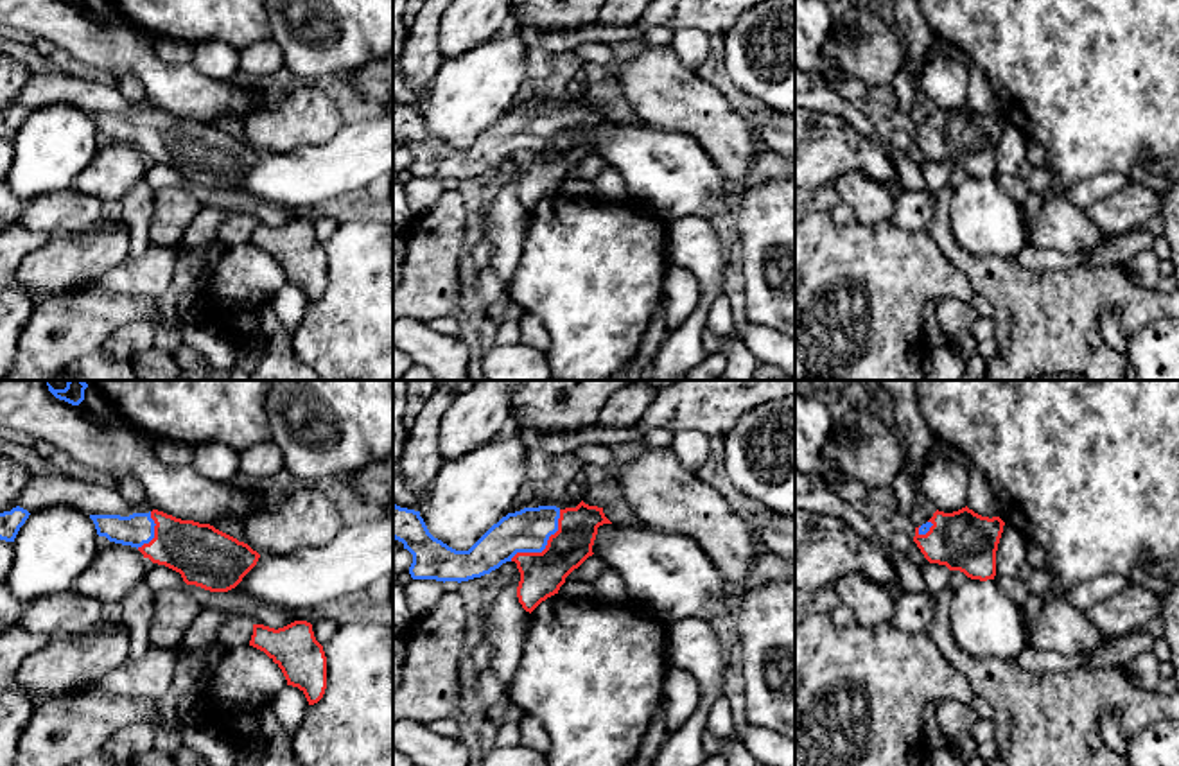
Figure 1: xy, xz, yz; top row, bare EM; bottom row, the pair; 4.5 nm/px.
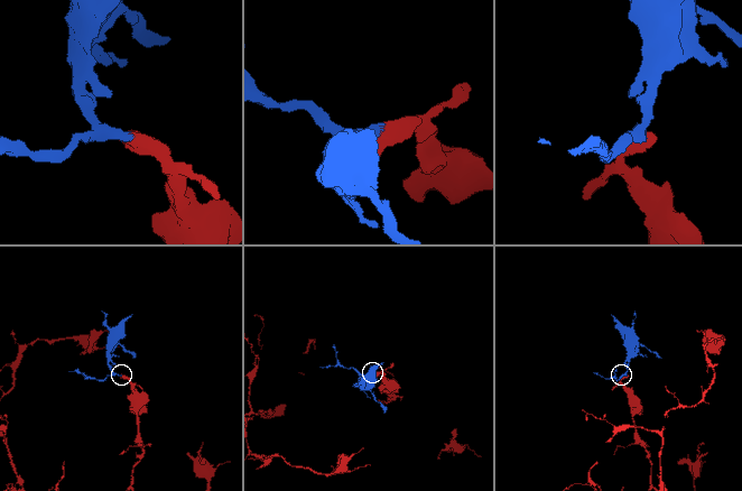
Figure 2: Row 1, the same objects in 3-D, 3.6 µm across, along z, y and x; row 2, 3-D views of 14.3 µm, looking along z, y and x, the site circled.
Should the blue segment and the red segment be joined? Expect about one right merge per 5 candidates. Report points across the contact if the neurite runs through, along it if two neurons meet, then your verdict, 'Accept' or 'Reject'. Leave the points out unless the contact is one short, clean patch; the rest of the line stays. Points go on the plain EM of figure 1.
Path across: xz (528, 128), (546, 142), (542, 173). Accept

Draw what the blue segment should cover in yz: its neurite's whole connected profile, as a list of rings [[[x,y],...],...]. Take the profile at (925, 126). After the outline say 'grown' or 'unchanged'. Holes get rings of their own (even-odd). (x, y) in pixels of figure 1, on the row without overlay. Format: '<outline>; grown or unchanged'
[[[967,104],[953,111],[937,108],[926,122],[915,126],[913,140],[930,161],[987,179],[996,174],[1003,124],[1000,115],[982,115]]]; grown

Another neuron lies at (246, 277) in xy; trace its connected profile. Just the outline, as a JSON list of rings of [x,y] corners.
[[[239,244],[223,255],[210,282],[201,287],[201,298],[208,312],[239,312],[271,300],[285,283],[273,257],[253,244]]]

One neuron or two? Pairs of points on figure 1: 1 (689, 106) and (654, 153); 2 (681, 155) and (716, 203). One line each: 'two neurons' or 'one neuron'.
1: two neurons
2: one neuron

